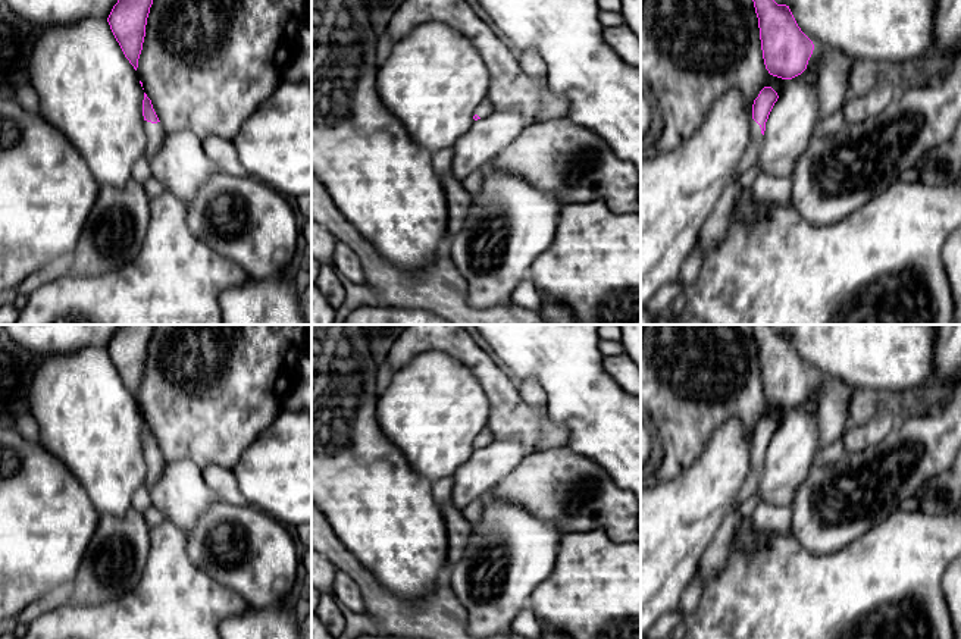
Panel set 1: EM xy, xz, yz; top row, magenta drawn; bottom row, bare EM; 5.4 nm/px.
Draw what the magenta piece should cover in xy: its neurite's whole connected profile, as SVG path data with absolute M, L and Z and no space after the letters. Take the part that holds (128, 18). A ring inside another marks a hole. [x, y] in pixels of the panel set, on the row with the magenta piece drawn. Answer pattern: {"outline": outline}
{"outline": "M118 0L107 22L125 57L137 71L153 0Z"}

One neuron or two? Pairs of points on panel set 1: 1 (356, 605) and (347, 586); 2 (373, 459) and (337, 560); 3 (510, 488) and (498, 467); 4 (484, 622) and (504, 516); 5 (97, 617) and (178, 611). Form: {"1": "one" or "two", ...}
{"1": "one", "2": "two", "3": "two", "4": "one", "5": "one"}

